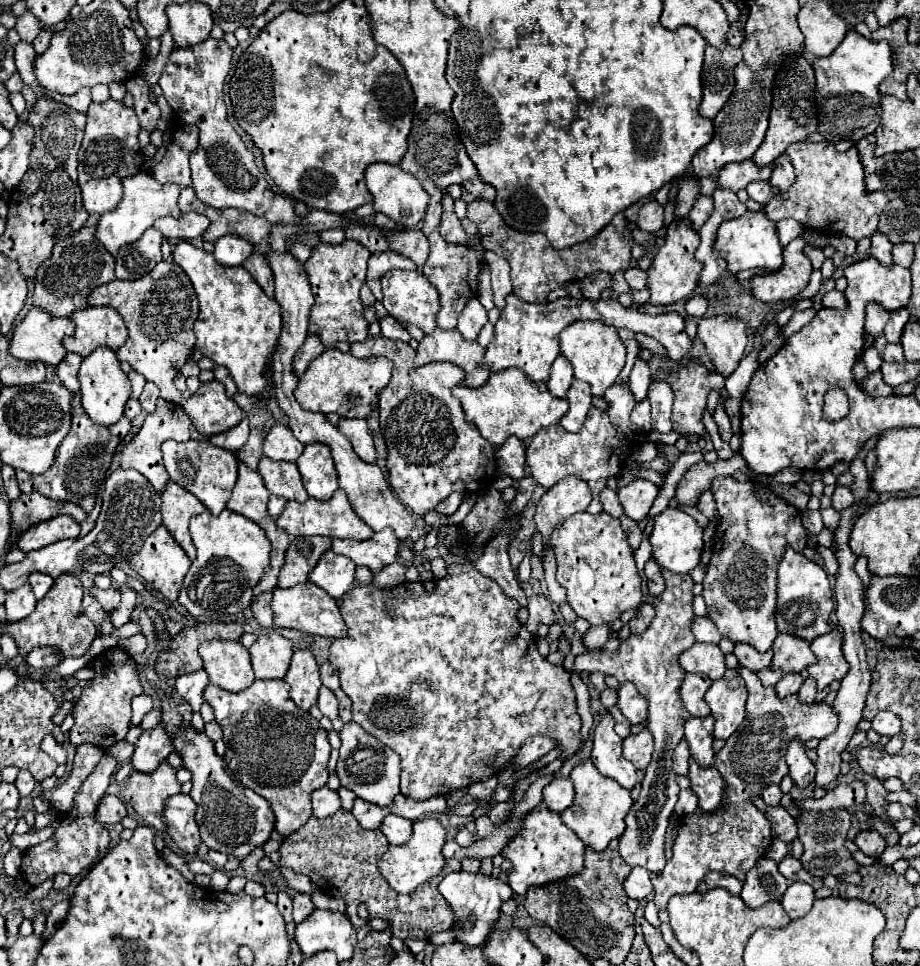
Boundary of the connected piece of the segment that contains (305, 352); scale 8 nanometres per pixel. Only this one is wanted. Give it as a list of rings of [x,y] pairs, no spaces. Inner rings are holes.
[[[309,333],[307,339],[305,339],[305,343],[299,347],[299,351],[297,351],[295,357],[293,357],[293,369],[295,369],[295,373],[297,373],[297,375],[303,375],[305,369],[309,367],[309,363],[311,363],[323,349],[325,349],[325,347],[323,347],[321,339],[319,339],[315,333]]]

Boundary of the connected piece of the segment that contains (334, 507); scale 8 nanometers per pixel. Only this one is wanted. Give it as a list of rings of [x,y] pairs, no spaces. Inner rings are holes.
[[[337,489],[329,501],[319,501],[319,499],[313,499],[313,497],[309,497],[305,503],[287,501],[285,511],[277,519],[277,525],[293,537],[297,537],[297,535],[327,535],[331,539],[370,539],[375,533],[351,509],[343,489]]]

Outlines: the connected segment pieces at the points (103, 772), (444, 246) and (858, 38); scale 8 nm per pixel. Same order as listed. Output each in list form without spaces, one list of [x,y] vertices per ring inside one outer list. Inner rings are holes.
[[[103,755],[99,765],[95,767],[95,771],[83,781],[79,793],[75,795],[75,805],[73,809],[65,813],[60,820],[61,825],[55,831],[55,835],[35,847],[29,847],[23,853],[23,863],[21,863],[21,877],[29,883],[29,885],[41,885],[45,879],[53,879],[57,873],[67,873],[71,877],[89,871],[99,859],[103,859],[109,851],[109,831],[105,829],[105,825],[101,825],[97,821],[97,805],[101,801],[101,797],[105,795],[105,789],[109,787],[111,775],[117,769],[117,761],[109,755]]]
[[[425,181],[423,189],[431,195],[431,201],[427,205],[425,223],[423,223],[423,233],[431,245],[431,255],[429,255],[427,263],[423,265],[423,275],[437,287],[437,291],[441,295],[441,311],[437,315],[437,327],[453,329],[457,325],[457,315],[461,313],[465,303],[469,299],[477,297],[477,275],[481,271],[481,261],[485,261],[485,257],[483,257],[483,251],[477,251],[468,245],[448,243],[439,235],[439,221],[441,221],[441,213],[443,213],[443,207],[441,207],[443,191],[437,189],[433,185],[433,181]]]
[[[849,29],[841,45],[829,57],[813,59],[813,71],[817,77],[815,99],[819,107],[817,131],[827,143],[857,141],[869,133],[875,133],[881,117],[879,83],[891,73],[891,47],[885,41],[871,41]]]

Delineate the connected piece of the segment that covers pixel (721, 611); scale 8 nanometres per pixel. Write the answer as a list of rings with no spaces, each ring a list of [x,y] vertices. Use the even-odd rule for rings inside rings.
[[[717,477],[711,491],[715,495],[719,523],[713,557],[703,579],[707,617],[717,625],[721,637],[735,643],[749,643],[757,651],[767,651],[779,635],[775,625],[777,565],[787,545],[797,547],[797,551],[807,547],[807,531],[801,525],[801,513],[769,487],[753,481],[739,483],[733,477]]]

